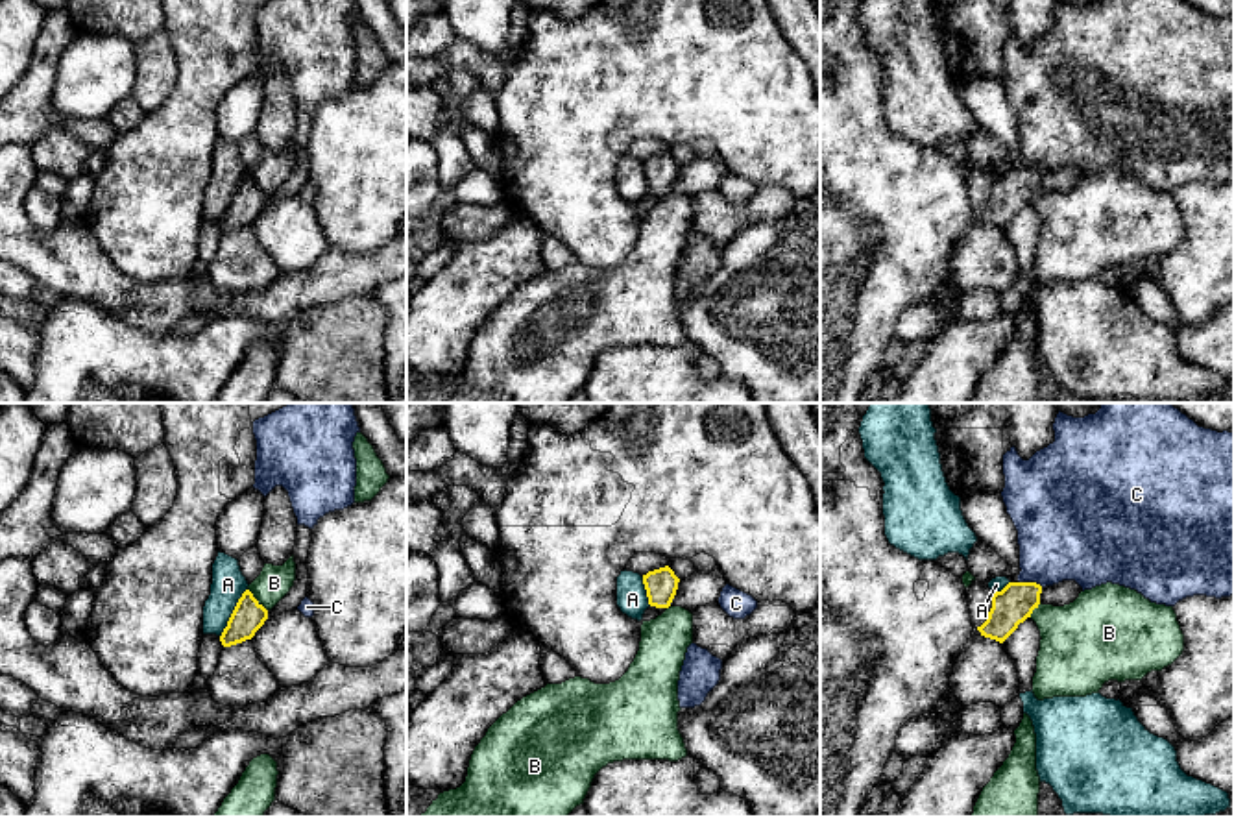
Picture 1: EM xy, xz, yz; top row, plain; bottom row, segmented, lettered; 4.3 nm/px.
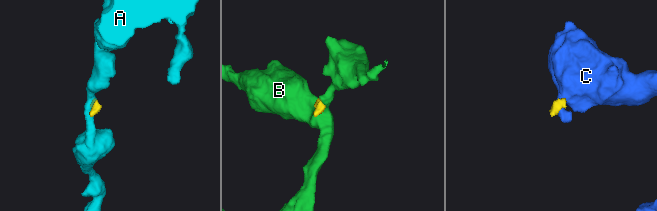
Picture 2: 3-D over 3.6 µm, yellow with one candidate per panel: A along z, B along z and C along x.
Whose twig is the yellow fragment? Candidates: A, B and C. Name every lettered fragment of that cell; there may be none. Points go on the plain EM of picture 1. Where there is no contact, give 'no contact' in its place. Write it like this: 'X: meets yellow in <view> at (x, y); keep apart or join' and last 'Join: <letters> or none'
A: meets yellow in xy at (233, 198); keep apart
B: meets yellow in xy at (255, 185); keep apart
C: meets yellow in yz at (1031, 169); keep apart
Join: none

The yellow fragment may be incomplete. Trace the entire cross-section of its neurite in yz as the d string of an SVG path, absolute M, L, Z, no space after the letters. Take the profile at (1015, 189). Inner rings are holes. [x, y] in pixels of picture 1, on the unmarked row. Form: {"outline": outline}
{"outline": "M1062 166L1042 174L1036 168L1009 168L992 181L992 194L986 207L972 216L972 222L985 222L1003 229L1020 209L1031 203L1038 190L1064 192L1073 189L1083 174L1075 166Z"}

